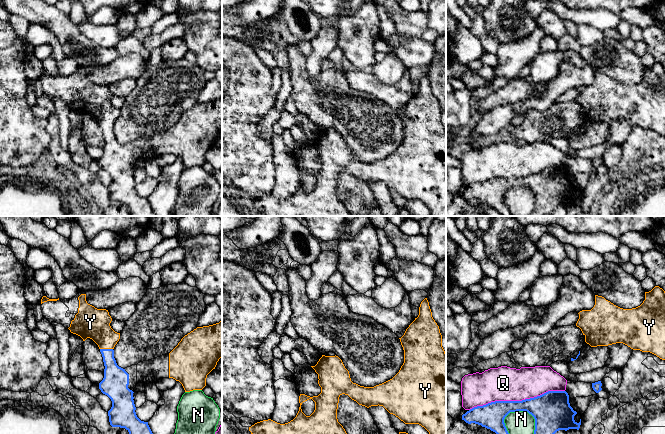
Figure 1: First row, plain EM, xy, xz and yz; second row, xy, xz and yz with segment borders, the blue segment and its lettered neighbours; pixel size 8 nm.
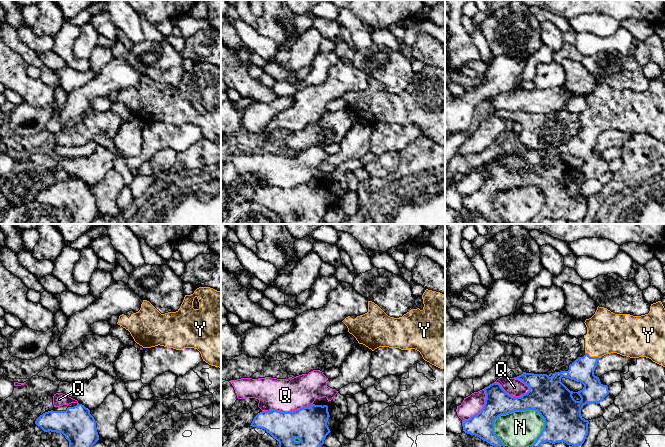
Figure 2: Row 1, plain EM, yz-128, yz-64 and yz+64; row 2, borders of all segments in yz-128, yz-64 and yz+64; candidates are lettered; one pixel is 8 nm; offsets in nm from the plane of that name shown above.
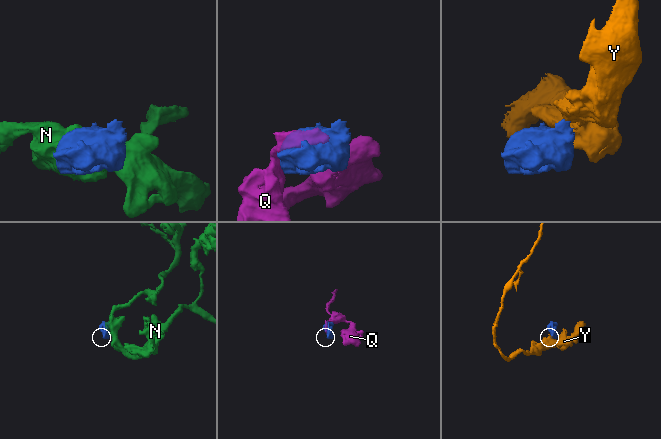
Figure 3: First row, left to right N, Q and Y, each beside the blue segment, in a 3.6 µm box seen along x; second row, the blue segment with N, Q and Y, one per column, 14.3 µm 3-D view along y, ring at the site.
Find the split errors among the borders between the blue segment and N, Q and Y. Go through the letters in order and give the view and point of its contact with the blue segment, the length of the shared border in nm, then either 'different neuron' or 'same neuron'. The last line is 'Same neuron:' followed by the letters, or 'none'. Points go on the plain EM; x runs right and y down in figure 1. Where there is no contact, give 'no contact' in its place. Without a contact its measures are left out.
N: contact yz (533, 192); length 280 nm; different neuron
Q: contact yz (516, 177); length 800 nm; different neuron
Y: contact xy (106, 125); length 100 nm; same neuron
Same neuron: Y

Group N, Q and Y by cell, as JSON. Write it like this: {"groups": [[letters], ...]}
{"groups": [["N"], ["Q"], ["Y"]]}

